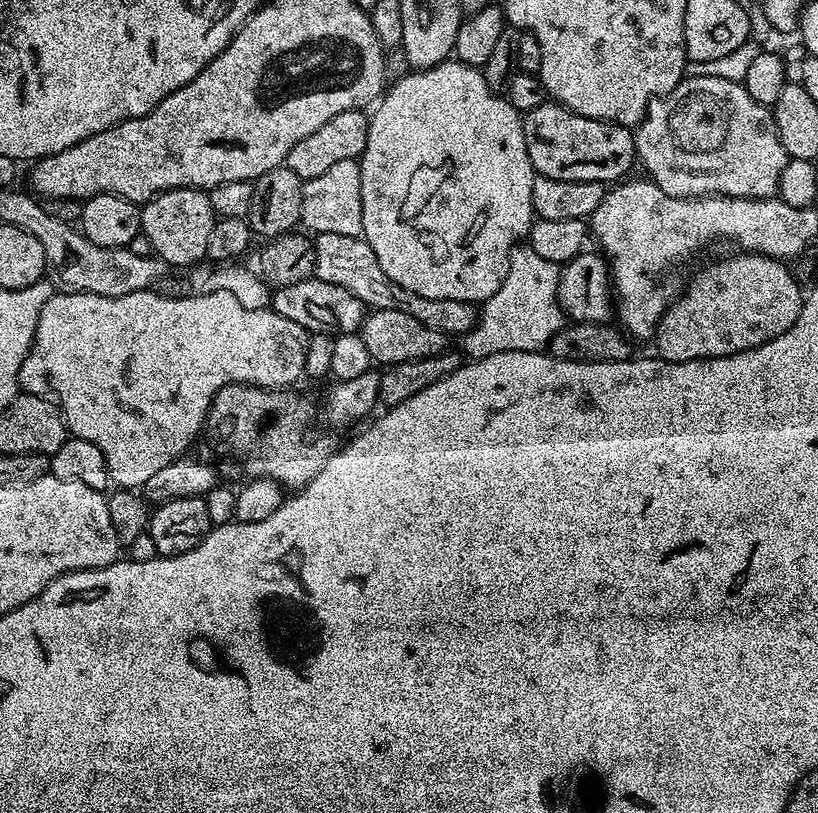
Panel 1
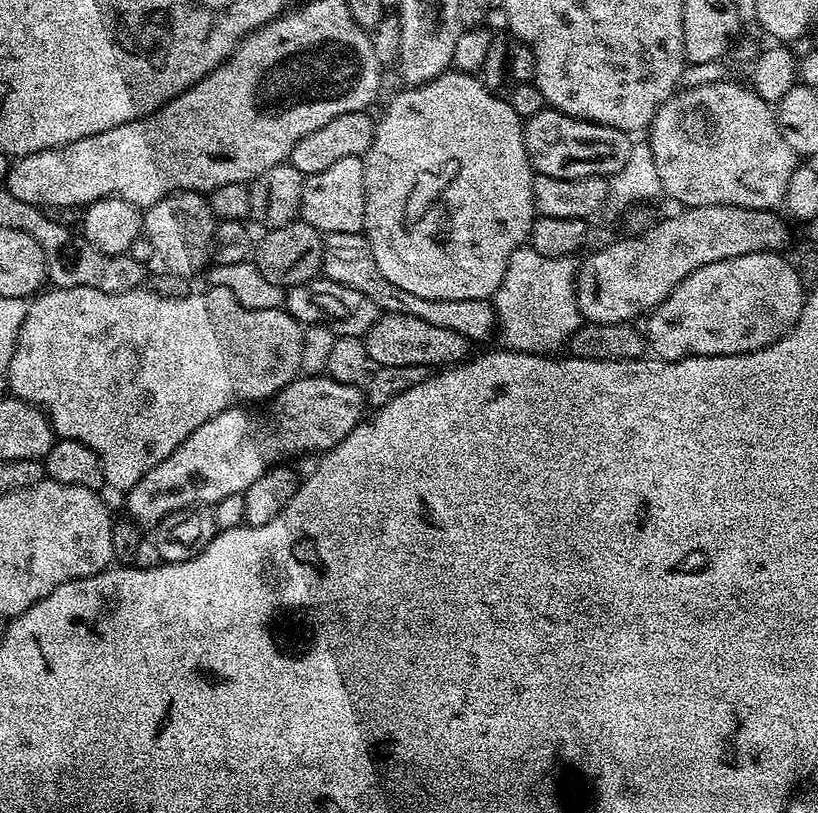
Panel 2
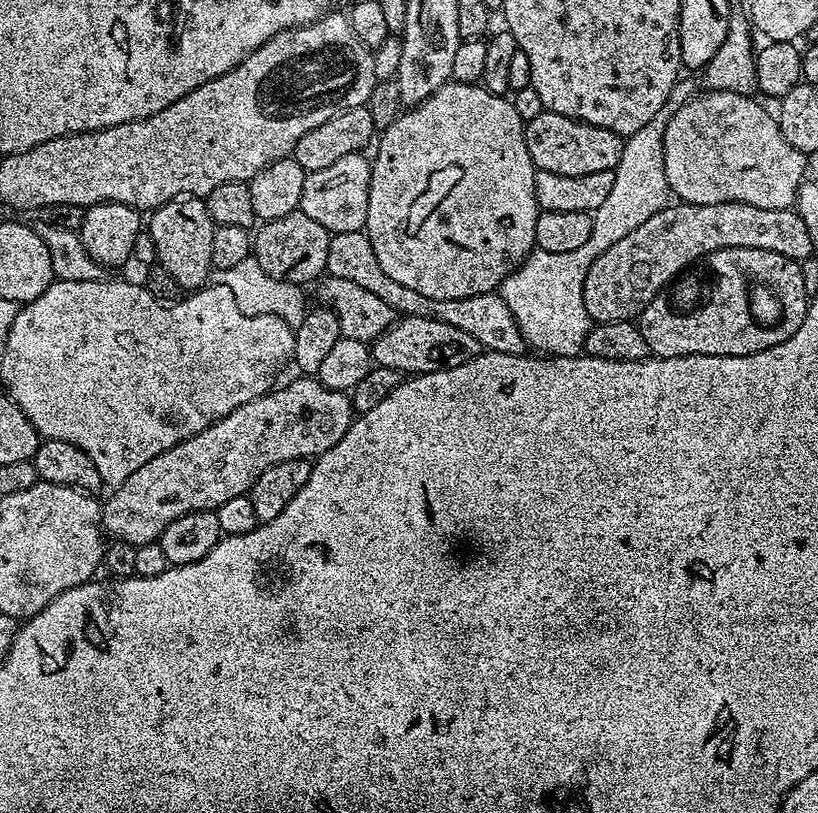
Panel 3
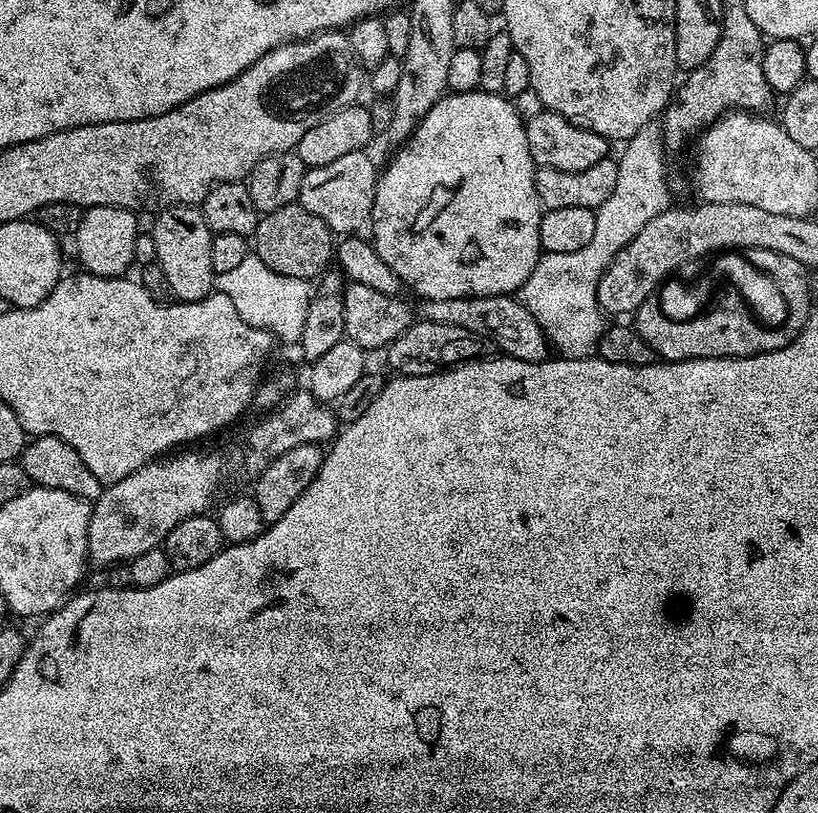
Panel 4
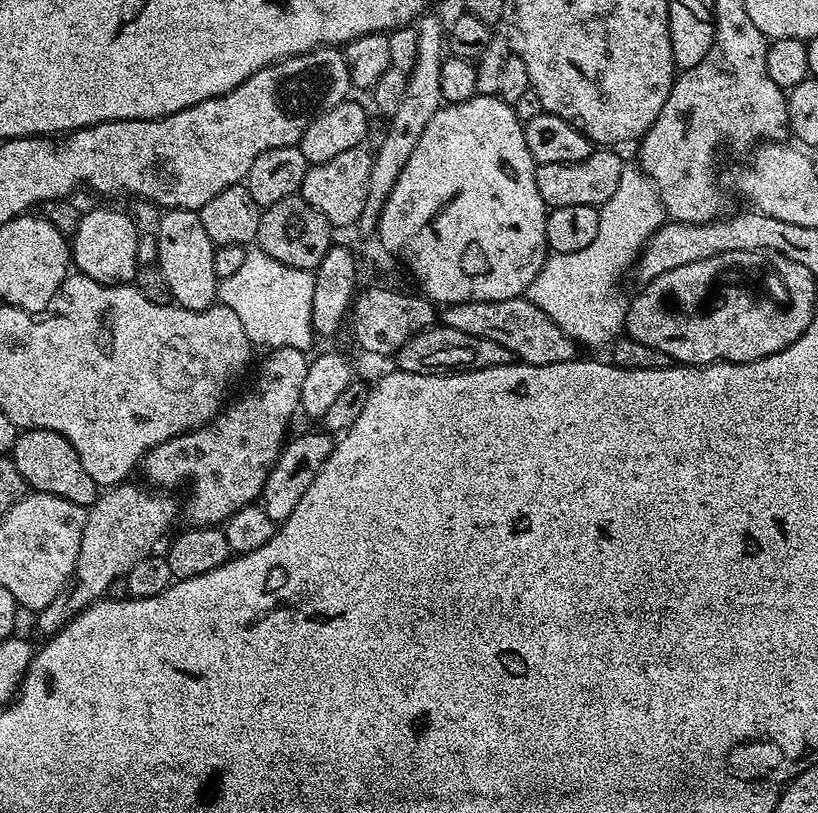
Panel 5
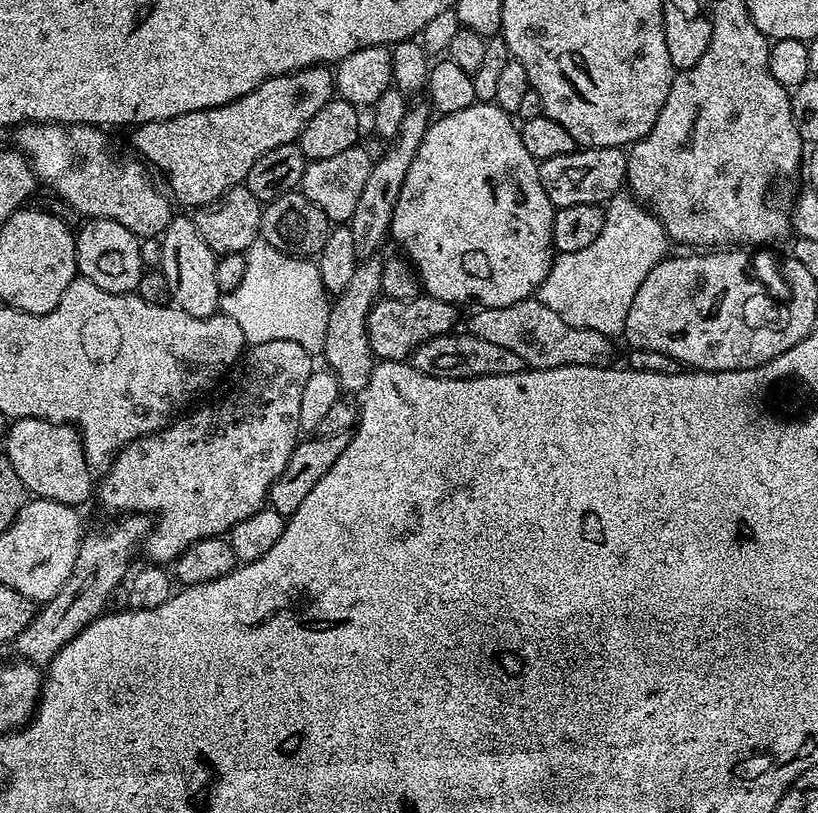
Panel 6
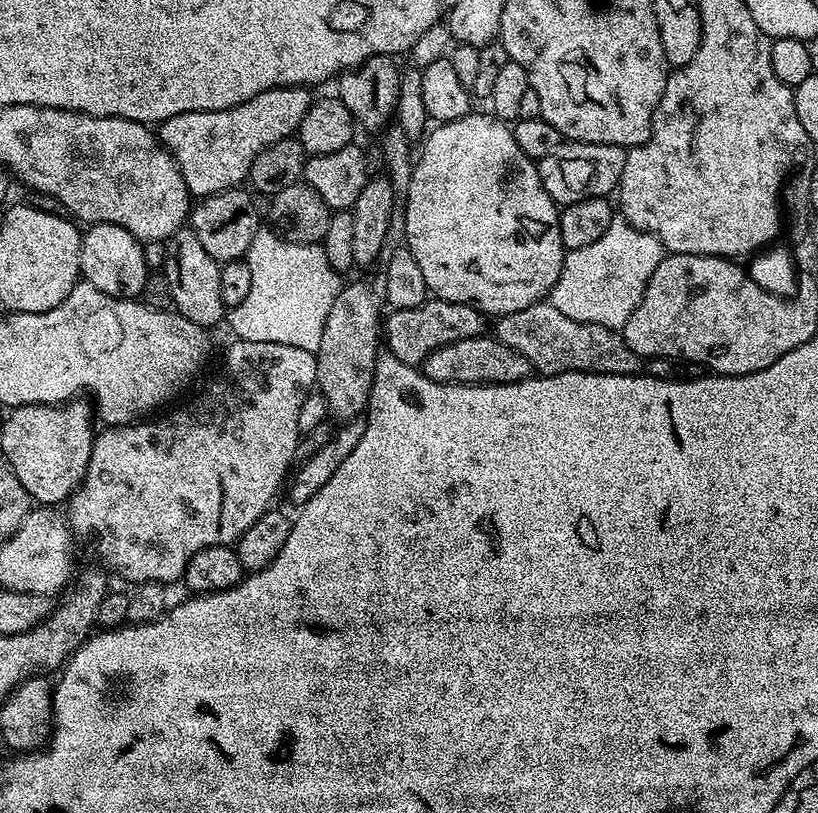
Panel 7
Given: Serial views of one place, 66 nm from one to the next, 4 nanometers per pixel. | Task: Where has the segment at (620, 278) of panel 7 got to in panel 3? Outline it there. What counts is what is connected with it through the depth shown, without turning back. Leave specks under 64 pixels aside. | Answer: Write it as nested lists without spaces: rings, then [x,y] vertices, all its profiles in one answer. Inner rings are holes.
[[[672,100],[662,102],[662,110],[658,110],[658,114],[654,114],[654,118],[650,118],[650,122],[642,126],[642,130],[626,137],[622,146],[622,158],[618,158],[618,166],[614,170],[614,186],[610,190],[610,195],[602,202],[602,206],[598,206],[598,210],[592,213],[590,238],[586,238],[584,245],[562,254],[550,254],[550,250],[535,247],[523,264],[519,264],[515,272],[500,284],[499,294],[506,302],[506,306],[510,306],[510,312],[518,322],[519,329],[522,330],[524,341],[531,349],[551,357],[576,356],[583,353],[586,334],[592,329],[594,323],[586,312],[586,302],[582,298],[582,290],[590,266],[594,266],[596,259],[606,250],[610,250],[614,242],[622,242],[622,238],[626,238],[630,230],[642,226],[646,218],[654,218],[658,210],[667,208],[670,203],[670,189],[666,182],[666,162],[664,161],[664,135],[666,126],[670,118],[674,118],[675,113],[676,108]]]

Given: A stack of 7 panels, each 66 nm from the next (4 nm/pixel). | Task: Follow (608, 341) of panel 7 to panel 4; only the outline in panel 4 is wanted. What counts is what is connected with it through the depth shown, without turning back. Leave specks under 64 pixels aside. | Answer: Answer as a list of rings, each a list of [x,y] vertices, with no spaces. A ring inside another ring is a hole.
[[[515,295],[507,296],[463,296],[462,298],[446,298],[445,300],[424,300],[418,308],[419,315],[426,320],[442,322],[446,326],[462,326],[462,330],[470,330],[470,334],[478,334],[482,339],[488,341],[489,345],[496,344],[501,353],[513,356],[522,362],[538,363],[540,360],[549,359],[550,343],[544,335],[543,328],[535,321],[534,315],[526,310]]]

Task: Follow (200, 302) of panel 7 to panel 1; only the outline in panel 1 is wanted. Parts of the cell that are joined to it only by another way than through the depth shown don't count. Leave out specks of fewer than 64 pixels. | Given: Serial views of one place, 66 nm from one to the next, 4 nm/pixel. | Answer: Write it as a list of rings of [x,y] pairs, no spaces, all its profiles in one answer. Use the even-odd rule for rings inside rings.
[[[171,188],[169,192],[153,196],[143,205],[140,232],[148,237],[153,253],[165,265],[177,264],[180,267],[177,269],[184,270],[187,264],[196,264],[205,259],[206,241],[217,219],[208,201],[207,191],[198,188]]]

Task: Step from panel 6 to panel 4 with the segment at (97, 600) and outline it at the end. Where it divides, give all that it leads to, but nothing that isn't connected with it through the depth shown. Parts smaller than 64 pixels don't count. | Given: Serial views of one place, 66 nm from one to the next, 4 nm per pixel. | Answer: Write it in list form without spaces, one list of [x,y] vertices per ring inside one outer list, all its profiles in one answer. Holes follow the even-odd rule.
[[[180,450],[151,460],[146,466],[134,470],[134,474],[122,478],[122,482],[114,482],[101,491],[100,497],[92,504],[88,531],[88,559],[93,565],[120,566],[131,562],[148,550],[161,547],[166,534],[170,534],[170,530],[174,530],[178,522],[203,516],[211,509],[208,507],[211,506],[212,499],[219,494],[220,487],[228,476],[228,460],[220,452],[192,451],[196,450]]]

